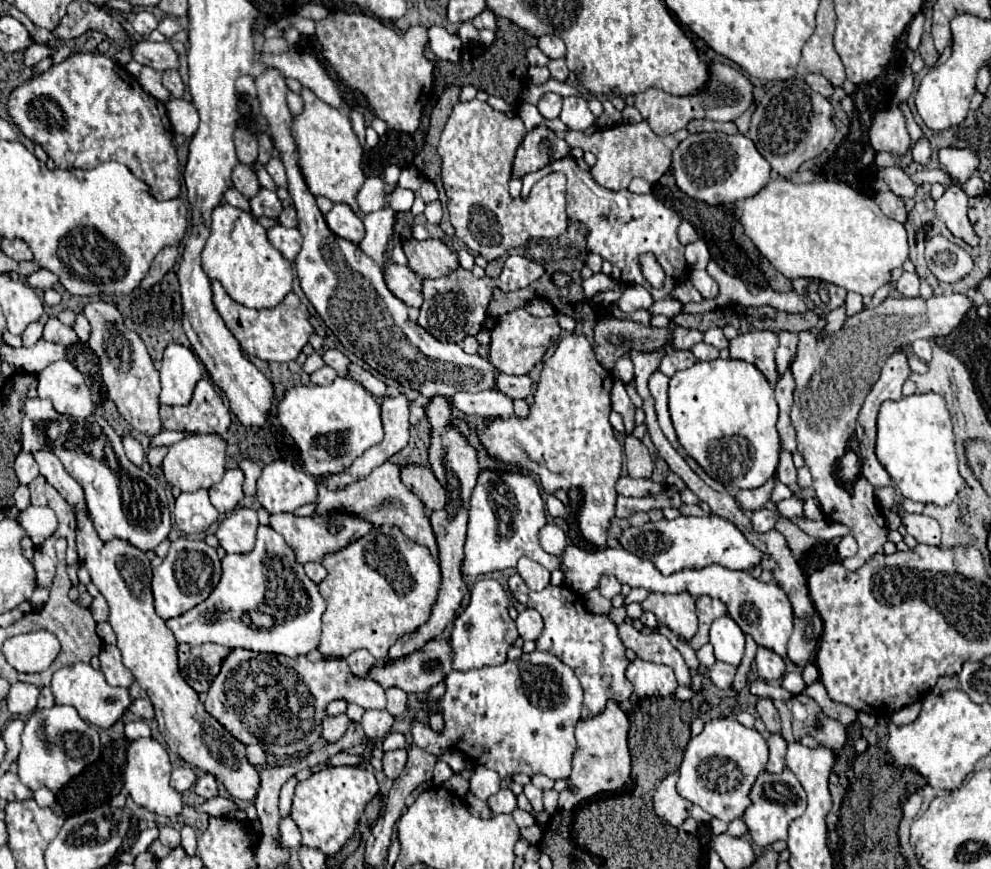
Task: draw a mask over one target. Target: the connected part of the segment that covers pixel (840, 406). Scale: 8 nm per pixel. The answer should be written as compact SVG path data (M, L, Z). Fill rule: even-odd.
M961 293L933 295L931 299L885 299L875 309L865 309L845 321L841 331L831 333L827 339L817 341L815 329L799 335L799 351L791 363L795 377L795 401L791 407L791 423L797 431L799 453L813 475L813 489L821 503L821 511L833 523L849 527L859 543L859 551L841 565L849 571L859 569L867 559L883 553L887 541L887 523L879 507L855 507L851 495L835 477L841 457L847 451L847 441L853 435L857 415L869 389L893 351L913 343L915 339L931 339L949 335L967 311L973 307L971 299Z

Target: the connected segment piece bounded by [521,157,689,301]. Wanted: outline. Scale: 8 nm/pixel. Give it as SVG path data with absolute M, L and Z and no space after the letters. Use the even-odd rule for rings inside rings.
M571 157L559 159L541 171L529 173L523 177L523 191L521 197L527 197L531 187L545 175L559 171L567 177L567 217L571 223L583 223L587 229L587 249L589 253L601 255L605 261L613 263L613 273L617 281L623 281L623 285L643 285L651 295L653 301L659 299L671 299L671 289L687 279L687 261L685 261L685 247L677 239L677 227L681 225L679 215L657 201L651 193L647 195L635 195L631 191L609 191L601 187L589 173L589 169L577 165ZM641 253L653 253L661 267L665 269L665 287L653 289L641 275L639 269L639 255Z

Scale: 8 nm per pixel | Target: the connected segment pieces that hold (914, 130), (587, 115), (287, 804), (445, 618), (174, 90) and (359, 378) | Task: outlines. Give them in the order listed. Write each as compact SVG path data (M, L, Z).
M901 103L901 107L903 107L905 117L907 117L907 131L909 131L909 135L911 135L911 147L913 147L913 145L923 137L923 131L921 131L921 127L915 123L915 119L913 119L911 111L907 109L907 103Z
M565 97L559 119L567 125L567 129L577 129L577 131L589 129L595 121L583 97Z
M291 777L283 787L281 787L281 793L279 793L279 809L281 809L281 816L290 816L291 799L293 799L293 789L297 785L297 779Z
M431 397L425 405L425 413L431 425L431 439L429 439L429 465L431 471L435 473L437 481L445 487L447 491L447 505L441 511L431 513L431 525L433 525L433 533L439 545L439 565L441 565L441 591L437 597L437 603L433 605L433 613L431 619L419 627L417 631L403 635L391 649L389 655L385 659L385 663L393 663L409 653L415 653L417 649L421 649L427 641L435 639L437 635L443 633L443 629L447 625L451 625L455 621L455 615L461 607L461 601L467 593L467 581L463 579L461 573L461 561L463 561L463 545L465 545L465 531L467 531L467 507L469 507L469 497L471 491L477 483L477 473L479 473L479 461L477 461L477 451L467 443L467 439L463 437L463 433L453 425L453 417L451 417L451 401L447 397Z
M167 69L163 71L163 85L169 89L169 93L173 97L183 97L183 91L185 91L185 85L181 81L181 75L177 69Z
M355 363L349 365L349 377L353 377L357 383L361 383L361 385L363 385L369 393L373 393L375 397L385 397L387 385L385 385L381 379L373 377L369 371L361 369L359 365L355 365Z

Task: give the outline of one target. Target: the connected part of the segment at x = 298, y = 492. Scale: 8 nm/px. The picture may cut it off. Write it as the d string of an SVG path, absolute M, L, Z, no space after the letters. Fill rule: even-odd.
M277 459L263 467L257 481L259 503L273 513L291 513L317 499L317 479L295 469L289 461Z

